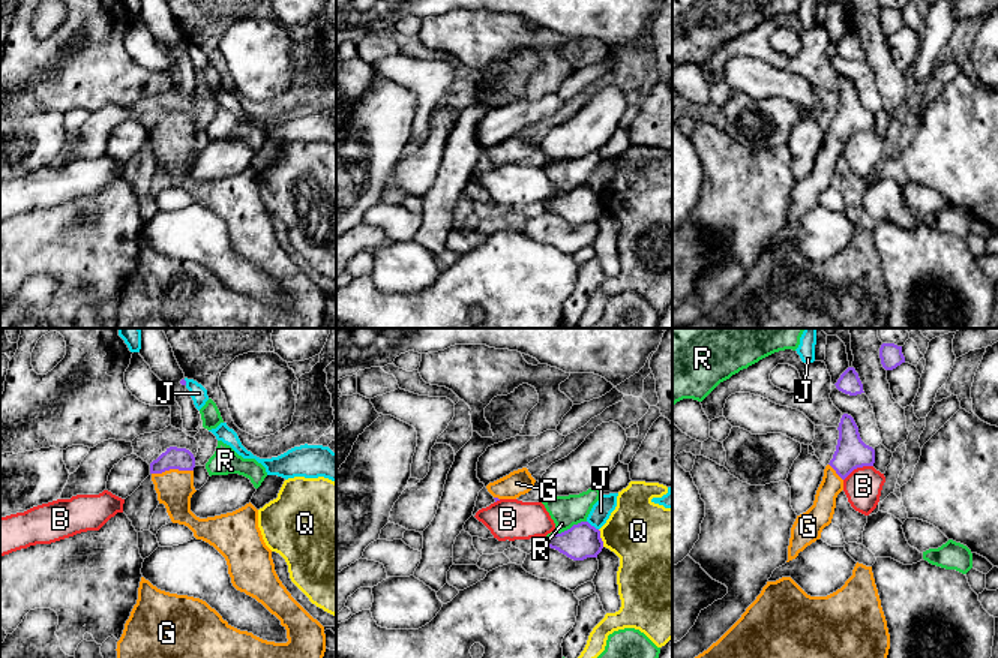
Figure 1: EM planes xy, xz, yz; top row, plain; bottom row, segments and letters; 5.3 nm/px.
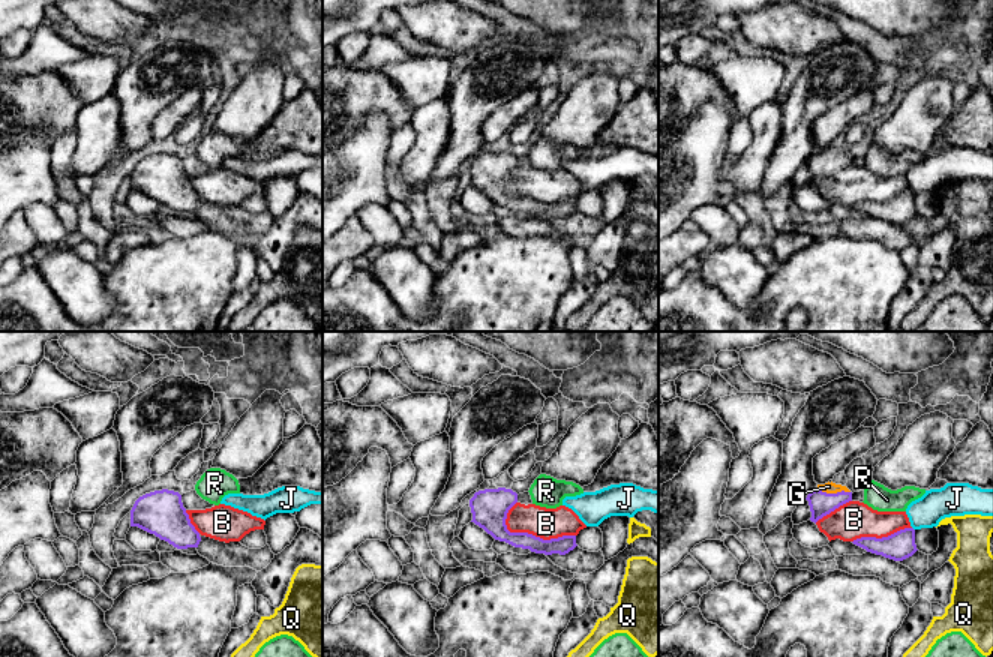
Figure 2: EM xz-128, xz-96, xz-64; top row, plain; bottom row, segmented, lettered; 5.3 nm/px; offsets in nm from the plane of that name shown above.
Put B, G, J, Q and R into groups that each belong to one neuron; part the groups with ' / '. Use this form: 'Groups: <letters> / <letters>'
Groups: B / G / J / Q / R

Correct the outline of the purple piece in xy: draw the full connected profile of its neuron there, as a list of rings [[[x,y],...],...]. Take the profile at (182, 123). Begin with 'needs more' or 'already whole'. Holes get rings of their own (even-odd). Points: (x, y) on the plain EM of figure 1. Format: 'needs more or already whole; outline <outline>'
needs more; outline [[[170,111],[150,127],[152,145],[159,168],[164,168],[173,187],[188,190],[197,204],[213,210],[227,225],[233,250],[255,262],[287,294],[287,307],[263,304],[252,297],[231,291],[206,265],[158,253],[141,241],[138,264],[123,298],[117,306],[116,328],[323,328],[326,316],[324,291],[314,283],[279,244],[272,214],[266,210],[258,192],[258,174],[249,166],[245,171],[207,183],[191,175],[195,121],[186,112]]]

